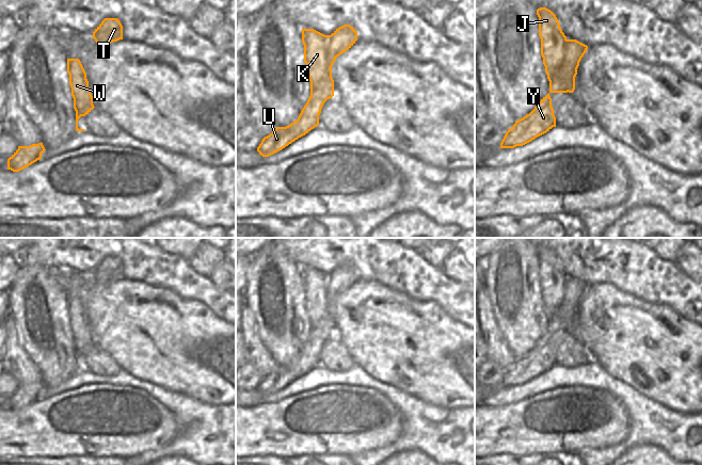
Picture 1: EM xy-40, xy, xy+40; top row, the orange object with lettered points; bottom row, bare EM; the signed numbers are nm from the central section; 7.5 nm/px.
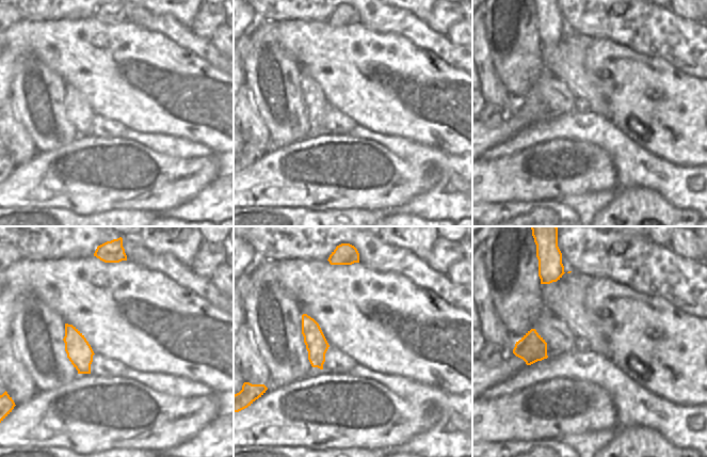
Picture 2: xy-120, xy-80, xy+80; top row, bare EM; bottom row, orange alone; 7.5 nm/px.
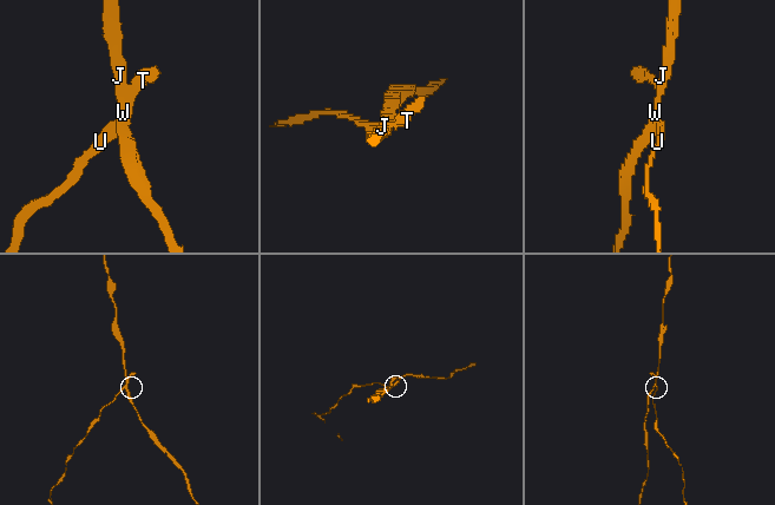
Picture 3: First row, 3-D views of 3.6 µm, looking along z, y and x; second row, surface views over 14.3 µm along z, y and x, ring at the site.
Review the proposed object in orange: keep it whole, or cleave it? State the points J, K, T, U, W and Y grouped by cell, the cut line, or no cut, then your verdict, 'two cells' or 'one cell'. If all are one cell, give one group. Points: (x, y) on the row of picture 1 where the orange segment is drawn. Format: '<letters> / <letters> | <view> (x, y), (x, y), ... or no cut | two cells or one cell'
J K W / T U Y | xy+40 (567, 39), (560, 68), (560, 78), (569, 83), (567, 92) | two cells

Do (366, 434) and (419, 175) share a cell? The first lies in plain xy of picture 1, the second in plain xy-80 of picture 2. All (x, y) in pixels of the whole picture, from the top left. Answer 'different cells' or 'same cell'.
same cell

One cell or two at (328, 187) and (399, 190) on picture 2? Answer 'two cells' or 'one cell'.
one cell

